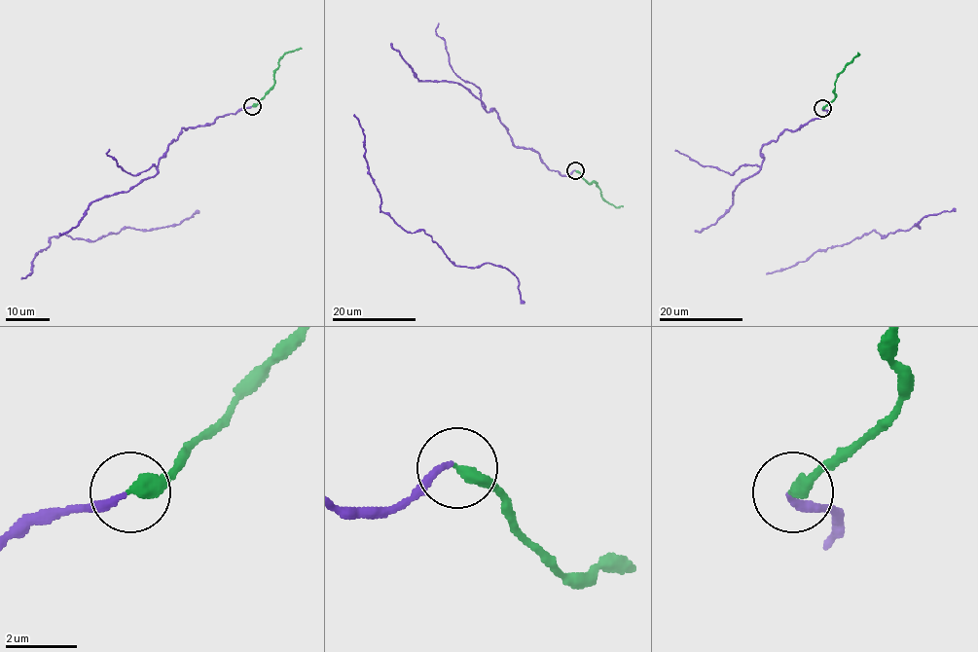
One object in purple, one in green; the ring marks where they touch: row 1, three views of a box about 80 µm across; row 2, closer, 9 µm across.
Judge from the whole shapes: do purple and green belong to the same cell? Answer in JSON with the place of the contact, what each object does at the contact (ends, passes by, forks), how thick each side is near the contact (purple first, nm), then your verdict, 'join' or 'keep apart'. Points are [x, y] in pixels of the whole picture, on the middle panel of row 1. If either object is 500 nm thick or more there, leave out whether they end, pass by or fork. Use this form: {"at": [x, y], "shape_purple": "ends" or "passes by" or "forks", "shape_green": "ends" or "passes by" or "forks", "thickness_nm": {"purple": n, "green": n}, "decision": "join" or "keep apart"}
{"at": [575, 170], "shape_purple": "ends", "shape_green": "ends", "thickness_nm": {"purple": 190, "green": 400}, "decision": "join"}

